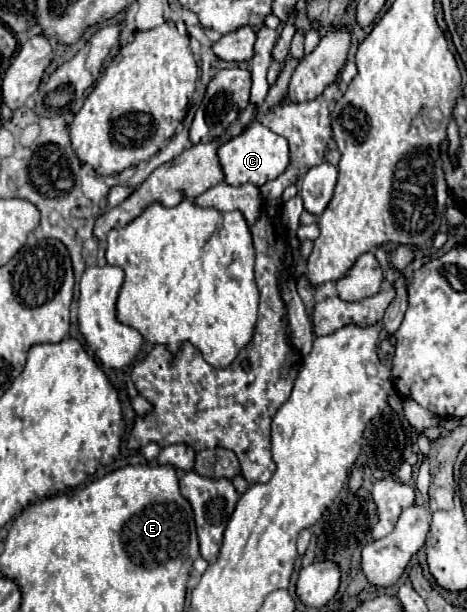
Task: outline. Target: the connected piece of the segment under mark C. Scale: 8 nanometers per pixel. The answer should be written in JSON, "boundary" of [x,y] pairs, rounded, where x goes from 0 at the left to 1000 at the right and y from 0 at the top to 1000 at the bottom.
{"boundary":[[[546,196],[529,206],[529,212],[516,222],[482,232],[469,242],[469,261],[482,281],[486,301],[495,304],[546,301],[550,307],[559,307],[572,294],[589,294],[589,288],[602,288],[610,281],[615,268],[623,265],[623,255],[619,255],[615,229]]]}

